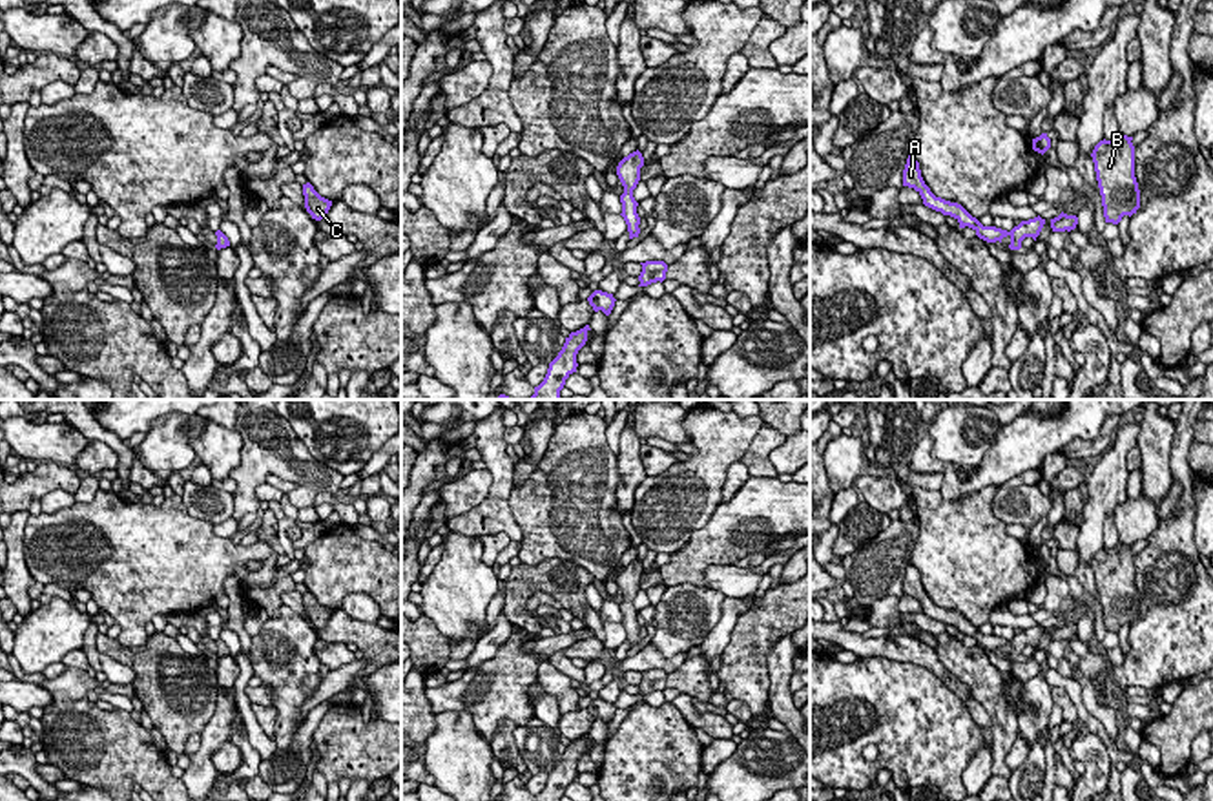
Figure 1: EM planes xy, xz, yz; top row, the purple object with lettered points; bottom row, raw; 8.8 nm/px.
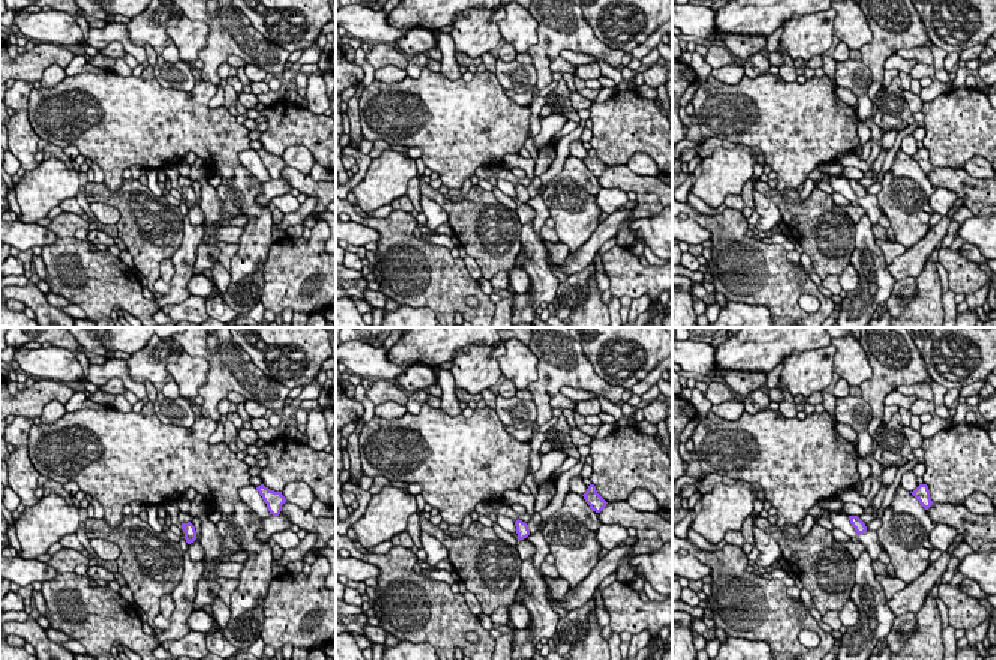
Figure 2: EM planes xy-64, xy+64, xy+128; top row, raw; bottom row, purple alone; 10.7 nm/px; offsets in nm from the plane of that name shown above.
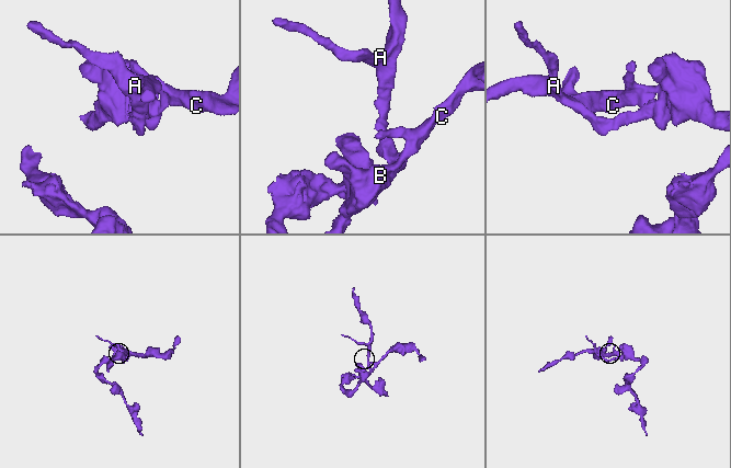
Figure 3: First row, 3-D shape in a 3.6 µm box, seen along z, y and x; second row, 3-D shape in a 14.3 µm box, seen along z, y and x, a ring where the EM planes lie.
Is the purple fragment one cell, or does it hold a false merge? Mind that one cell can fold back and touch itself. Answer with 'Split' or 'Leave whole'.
Leave whole

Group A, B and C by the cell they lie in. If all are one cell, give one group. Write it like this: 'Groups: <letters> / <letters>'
Groups: A B C

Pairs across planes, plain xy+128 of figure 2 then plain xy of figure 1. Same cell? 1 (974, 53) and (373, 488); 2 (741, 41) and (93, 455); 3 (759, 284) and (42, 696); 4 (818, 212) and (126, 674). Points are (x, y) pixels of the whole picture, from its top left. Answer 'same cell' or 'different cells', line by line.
1: different cells
2: same cell
3: different cells
4: different cells

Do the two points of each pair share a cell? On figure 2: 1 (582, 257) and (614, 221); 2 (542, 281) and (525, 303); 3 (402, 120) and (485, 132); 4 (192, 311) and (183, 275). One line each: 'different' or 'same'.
1: same
2: same
3: same
4: different

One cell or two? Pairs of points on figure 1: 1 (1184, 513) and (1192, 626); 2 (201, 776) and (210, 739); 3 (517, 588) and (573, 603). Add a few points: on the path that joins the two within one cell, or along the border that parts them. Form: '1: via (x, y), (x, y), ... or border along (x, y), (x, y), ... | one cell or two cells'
1: via (1179, 540), (1179, 599) | one cell
2: via (201, 767), (207, 748) | one cell
3: via (531, 584), (555, 584), (559, 588) | one cell

